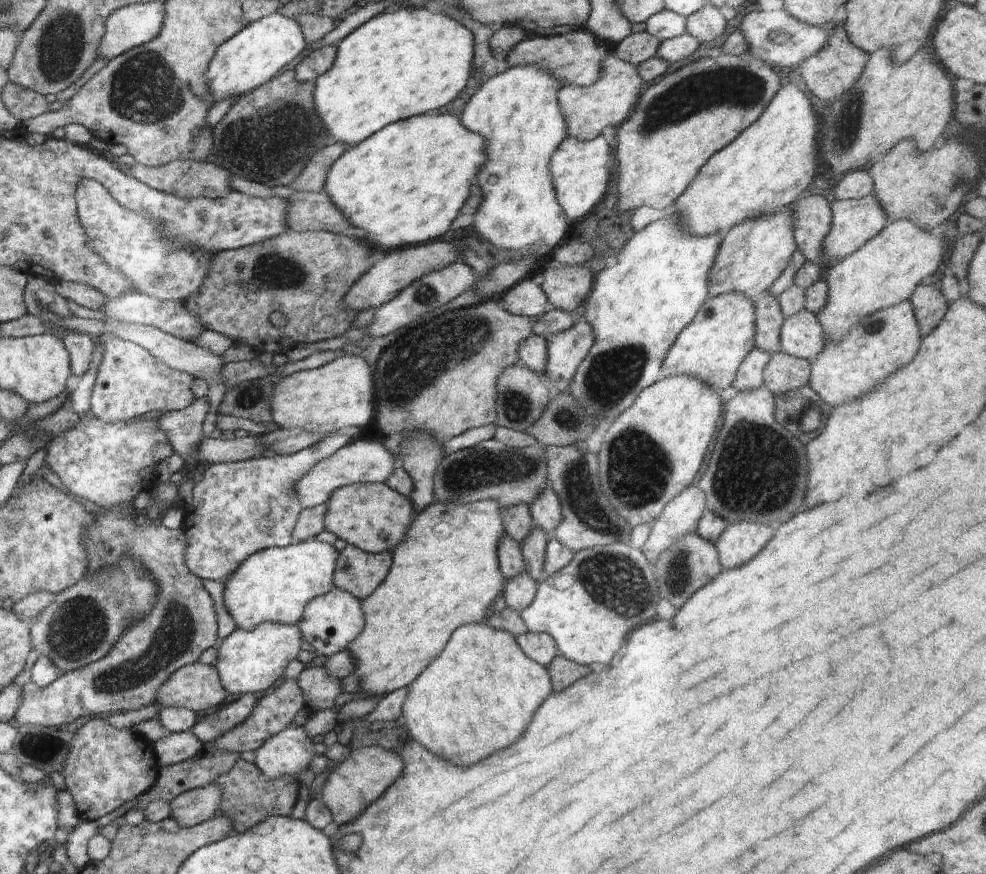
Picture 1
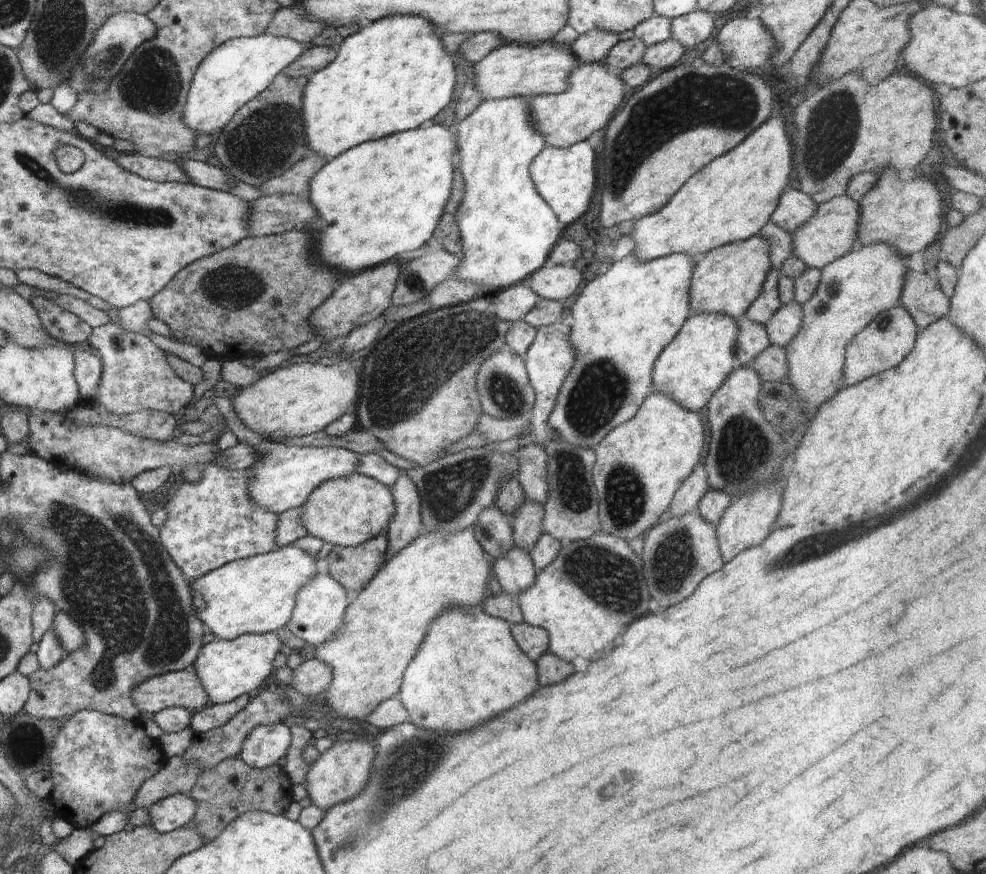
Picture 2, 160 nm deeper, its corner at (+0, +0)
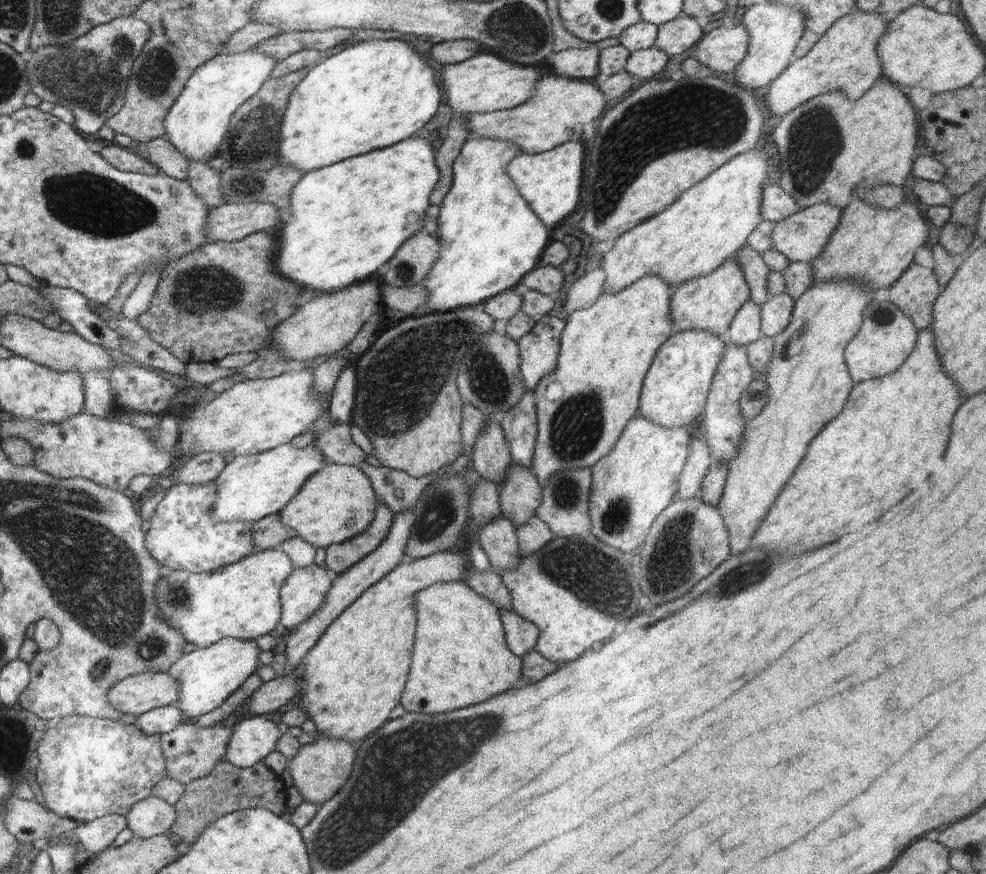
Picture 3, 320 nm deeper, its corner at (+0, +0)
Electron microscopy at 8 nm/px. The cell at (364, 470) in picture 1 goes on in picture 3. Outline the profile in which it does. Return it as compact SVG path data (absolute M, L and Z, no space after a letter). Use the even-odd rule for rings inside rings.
M283 444L263 453L240 455L227 464L218 474L215 484L218 485L218 498L210 516L217 523L253 522L279 512L300 492L305 480L325 467L323 453L308 445L303 449L292 444Z

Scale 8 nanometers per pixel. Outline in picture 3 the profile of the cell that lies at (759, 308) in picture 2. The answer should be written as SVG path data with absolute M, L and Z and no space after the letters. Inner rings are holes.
M746 243L733 257L750 289L750 298L762 306L770 298L767 291L767 276L770 270L763 256Z

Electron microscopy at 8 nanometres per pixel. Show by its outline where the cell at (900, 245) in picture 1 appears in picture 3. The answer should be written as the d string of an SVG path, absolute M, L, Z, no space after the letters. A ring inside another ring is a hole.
M821 281L820 285L808 287L795 300L790 322L773 338L772 358L763 375L768 385L768 402L764 403L762 412L754 420L747 422L740 454L728 466L726 484L717 502L729 534L732 553L748 549L756 529L774 504L784 482L804 458L810 440L842 412L854 384L845 363L845 348L860 328L863 310L872 300L871 295L867 287L862 289L853 281Z

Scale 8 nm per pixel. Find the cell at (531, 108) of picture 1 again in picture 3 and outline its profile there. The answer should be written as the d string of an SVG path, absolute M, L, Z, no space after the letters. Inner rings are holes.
M468 136L464 141L453 162L452 182L438 215L439 259L420 282L428 293L425 304L427 310L424 313L443 313L462 307L481 306L502 291L519 288L523 276L541 264L541 254L552 237L523 196L520 196L507 173L507 164L518 154L522 153L513 142L502 139Z

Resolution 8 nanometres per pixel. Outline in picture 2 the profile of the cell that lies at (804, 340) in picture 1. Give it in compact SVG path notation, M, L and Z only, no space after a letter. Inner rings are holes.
M795 300L781 305L765 324L771 344L784 347L799 331L802 322L801 304Z

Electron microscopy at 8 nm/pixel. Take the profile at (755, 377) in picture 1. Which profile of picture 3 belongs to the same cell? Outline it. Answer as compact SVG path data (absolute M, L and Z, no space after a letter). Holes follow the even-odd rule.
M751 298L746 300L733 316L728 334L732 344L745 347L749 342L760 338L761 334L761 306Z

